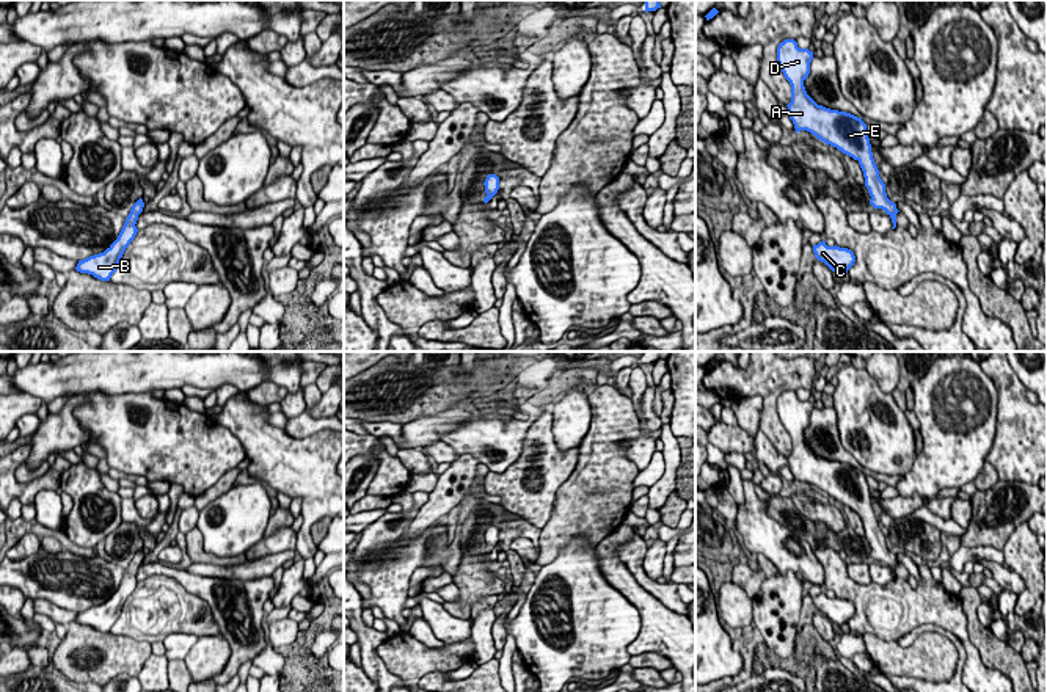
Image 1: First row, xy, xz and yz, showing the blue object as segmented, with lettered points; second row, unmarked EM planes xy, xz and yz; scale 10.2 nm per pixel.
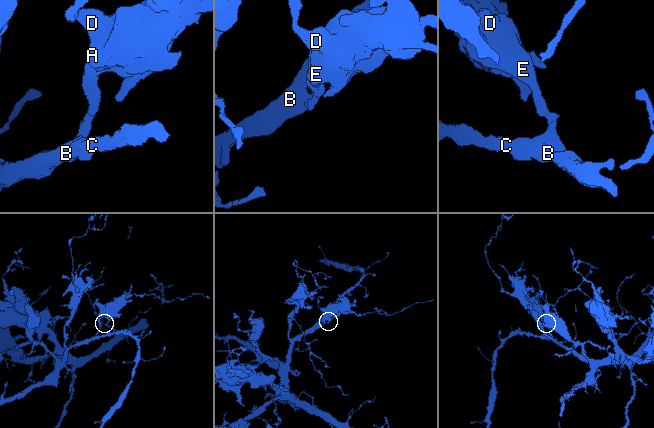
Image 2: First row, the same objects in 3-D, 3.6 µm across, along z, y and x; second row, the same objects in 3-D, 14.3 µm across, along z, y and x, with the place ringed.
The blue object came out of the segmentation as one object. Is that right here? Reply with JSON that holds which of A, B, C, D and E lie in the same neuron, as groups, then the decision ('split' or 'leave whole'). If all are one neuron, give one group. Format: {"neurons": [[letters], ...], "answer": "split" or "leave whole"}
{"neurons": [["A", "B", "C", "D", "E"]], "answer": "leave whole"}

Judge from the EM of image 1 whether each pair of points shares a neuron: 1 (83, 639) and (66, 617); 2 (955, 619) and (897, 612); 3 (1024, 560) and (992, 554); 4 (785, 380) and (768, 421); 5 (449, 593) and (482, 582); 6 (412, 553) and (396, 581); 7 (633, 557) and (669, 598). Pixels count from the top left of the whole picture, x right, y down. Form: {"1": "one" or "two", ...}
{"1": "two", "2": "one", "3": "two", "4": "one", "5": "two", "6": "one", "7": "one"}

